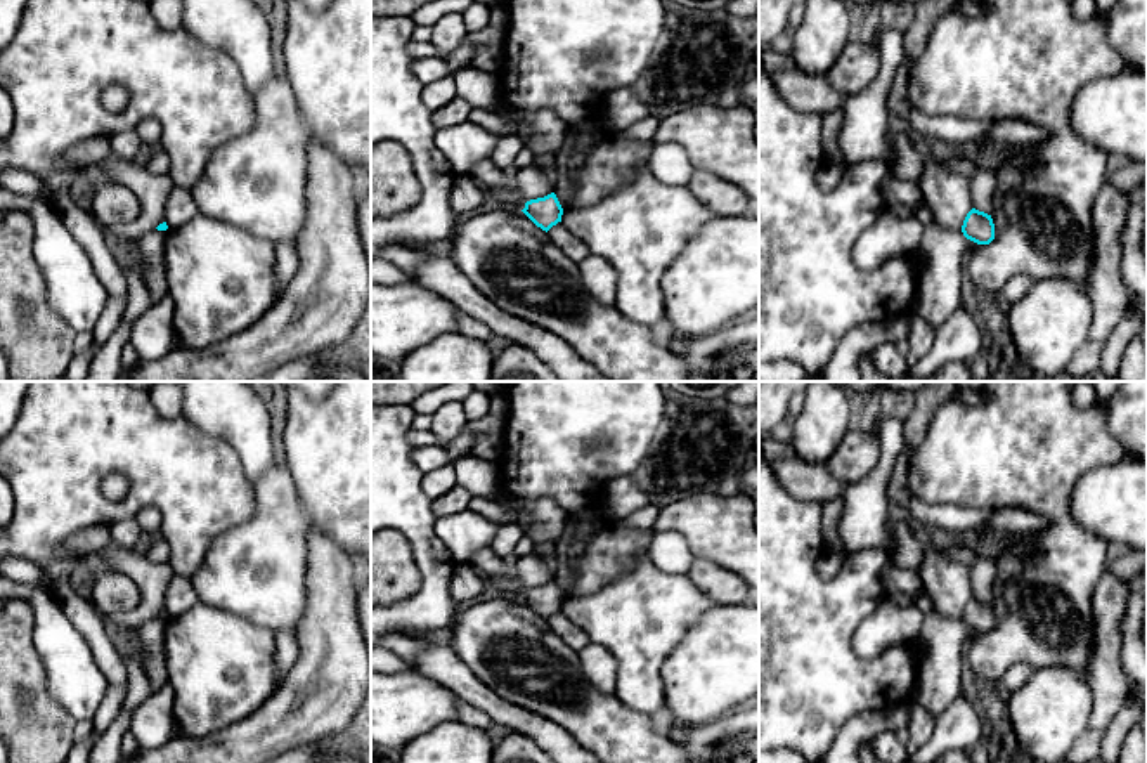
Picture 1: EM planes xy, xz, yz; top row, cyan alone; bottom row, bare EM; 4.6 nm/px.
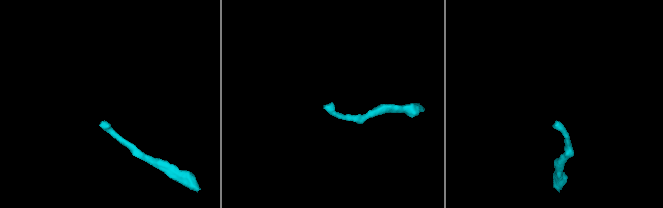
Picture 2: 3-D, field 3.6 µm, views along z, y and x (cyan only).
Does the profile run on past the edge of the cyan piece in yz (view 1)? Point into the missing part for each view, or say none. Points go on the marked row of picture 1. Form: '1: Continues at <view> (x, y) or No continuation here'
1: No continuation here

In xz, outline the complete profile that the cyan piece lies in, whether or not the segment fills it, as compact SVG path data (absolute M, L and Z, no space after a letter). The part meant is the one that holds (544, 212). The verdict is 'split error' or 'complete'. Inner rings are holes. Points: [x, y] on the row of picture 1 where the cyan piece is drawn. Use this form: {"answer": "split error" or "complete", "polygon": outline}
{"answer": "split error", "polygon": "M485 187L487 196L499 199L508 208L523 212L537 227L549 231L561 222L563 208L554 192L527 201L515 189Z"}

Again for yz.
{"answer": "complete", "polygon": "M972 208L962 225L967 239L977 245L989 245L995 239L995 224L991 215Z"}

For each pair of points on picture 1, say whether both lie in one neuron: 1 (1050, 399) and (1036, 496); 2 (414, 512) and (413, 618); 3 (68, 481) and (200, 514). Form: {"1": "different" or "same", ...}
{"1": "same", "2": "same", "3": "same"}

